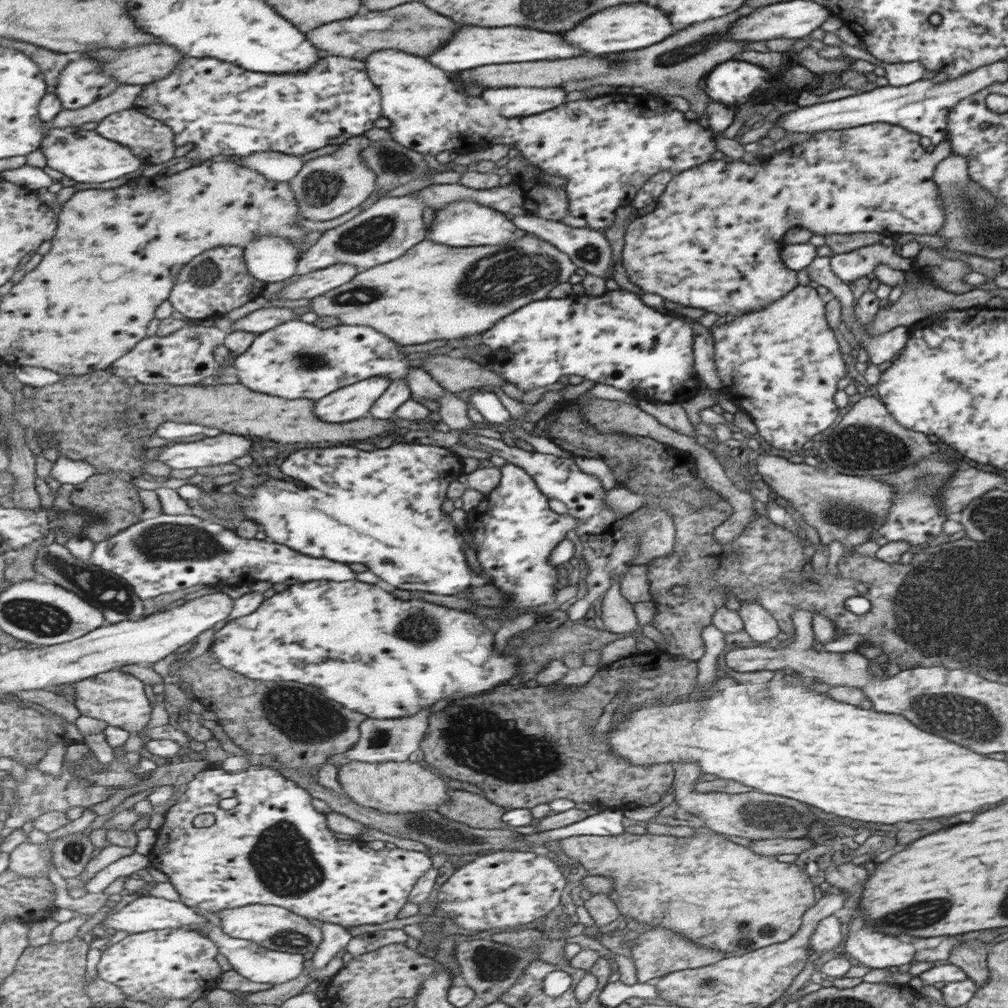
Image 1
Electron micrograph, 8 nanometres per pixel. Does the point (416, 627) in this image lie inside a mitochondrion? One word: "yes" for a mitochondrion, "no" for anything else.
yes

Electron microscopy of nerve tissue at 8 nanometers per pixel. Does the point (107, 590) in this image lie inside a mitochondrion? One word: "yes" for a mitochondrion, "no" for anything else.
yes

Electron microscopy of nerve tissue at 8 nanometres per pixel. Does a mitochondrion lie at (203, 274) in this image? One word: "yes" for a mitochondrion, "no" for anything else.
yes

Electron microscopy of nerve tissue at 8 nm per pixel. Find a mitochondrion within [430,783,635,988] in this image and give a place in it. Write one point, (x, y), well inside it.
(493, 964)

